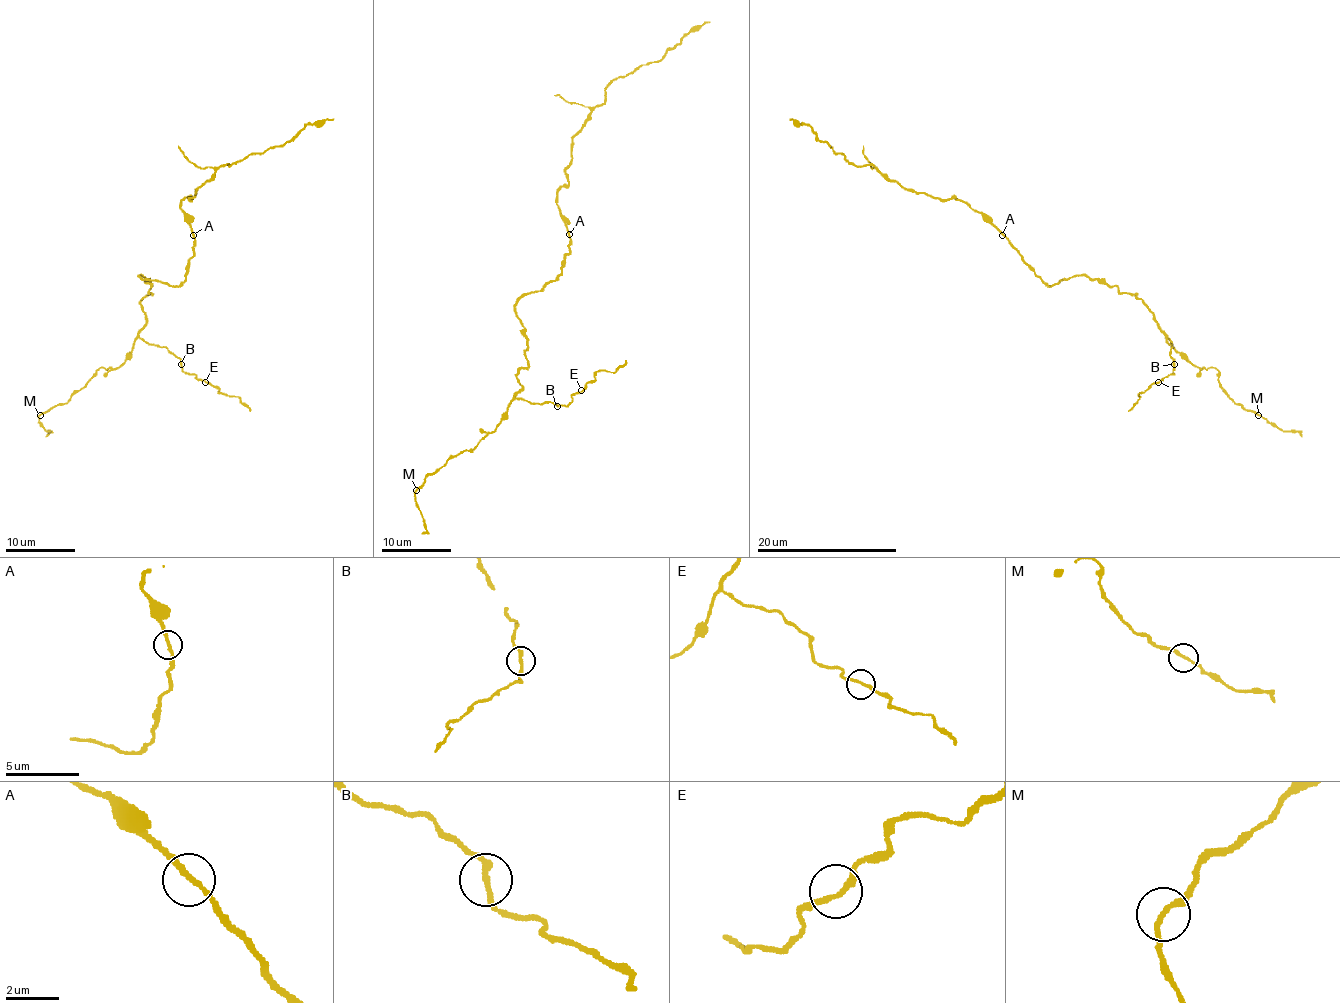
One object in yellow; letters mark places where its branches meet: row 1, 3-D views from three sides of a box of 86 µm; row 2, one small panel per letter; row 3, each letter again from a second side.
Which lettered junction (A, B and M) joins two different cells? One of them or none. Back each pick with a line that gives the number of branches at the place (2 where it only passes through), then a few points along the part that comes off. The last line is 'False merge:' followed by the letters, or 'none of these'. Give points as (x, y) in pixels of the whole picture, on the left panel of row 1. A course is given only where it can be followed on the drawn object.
False merge: none of these

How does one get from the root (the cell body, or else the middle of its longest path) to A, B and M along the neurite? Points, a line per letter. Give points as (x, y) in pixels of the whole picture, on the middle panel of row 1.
A: (551, 281), (562, 273), (562, 262), (569, 252), (569, 234)
B: (551, 281), (526, 292), (516, 304), (528, 366), (516, 374), (521, 387), (514, 397), (556, 406)
M: (551, 281), (516, 304), (528, 366), (516, 374), (521, 387), (507, 413), (416, 490)

